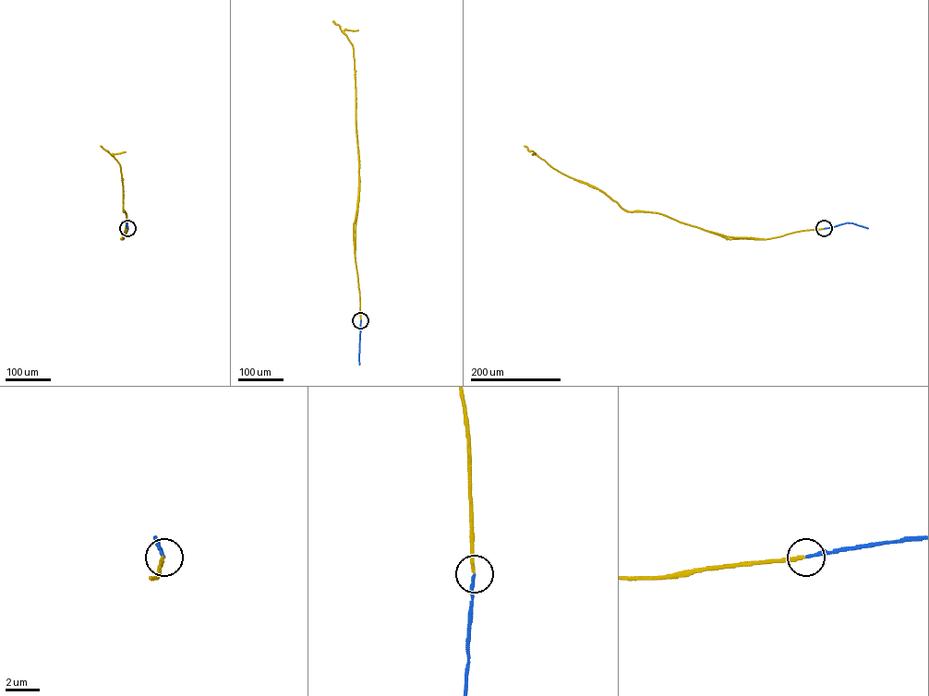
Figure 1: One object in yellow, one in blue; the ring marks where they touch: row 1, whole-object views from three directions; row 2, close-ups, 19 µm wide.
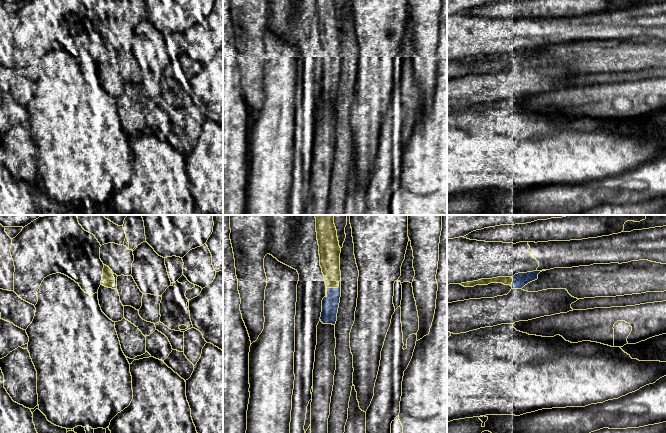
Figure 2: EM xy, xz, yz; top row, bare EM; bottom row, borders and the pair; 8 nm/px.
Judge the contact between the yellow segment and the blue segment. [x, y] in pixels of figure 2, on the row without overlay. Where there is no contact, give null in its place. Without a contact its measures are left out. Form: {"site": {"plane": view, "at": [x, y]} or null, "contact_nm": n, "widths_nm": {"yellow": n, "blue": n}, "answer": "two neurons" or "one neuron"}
{"site": {"plane": "xz", "at": [336, 63]}, "contact_nm": 130, "widths_nm": {"yellow": 160, "blue": 140}, "answer": "one neuron"}

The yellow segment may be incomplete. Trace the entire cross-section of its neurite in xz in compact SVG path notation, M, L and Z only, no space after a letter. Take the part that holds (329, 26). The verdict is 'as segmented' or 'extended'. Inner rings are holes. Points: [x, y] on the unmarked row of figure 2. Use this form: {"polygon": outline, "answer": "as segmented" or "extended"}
{"polygon": "M316 0L320 42L327 62L327 71L322 76L320 96L323 100L335 101L341 73L341 24L335 0Z", "answer": "extended"}

